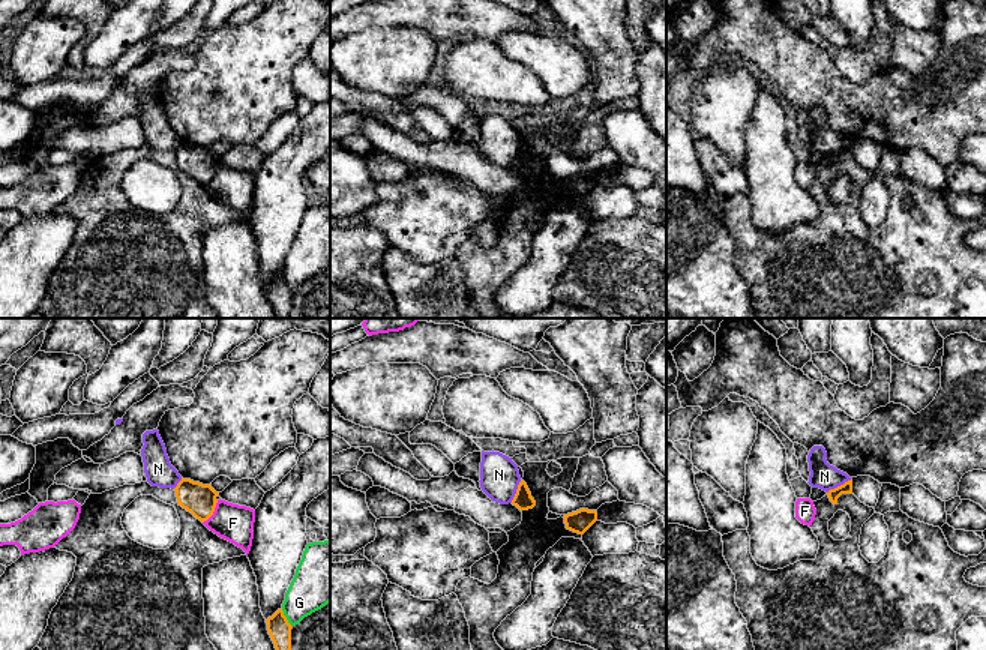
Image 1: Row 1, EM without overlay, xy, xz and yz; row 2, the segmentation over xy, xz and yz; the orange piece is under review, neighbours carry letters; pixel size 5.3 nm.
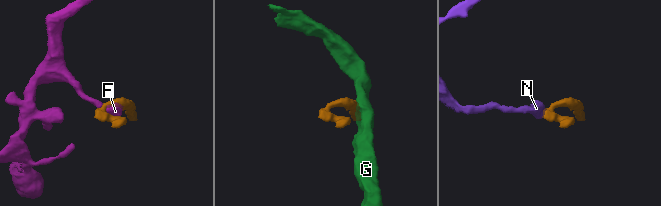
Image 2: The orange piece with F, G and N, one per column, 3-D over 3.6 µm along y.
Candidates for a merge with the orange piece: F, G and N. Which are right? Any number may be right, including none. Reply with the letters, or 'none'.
none

